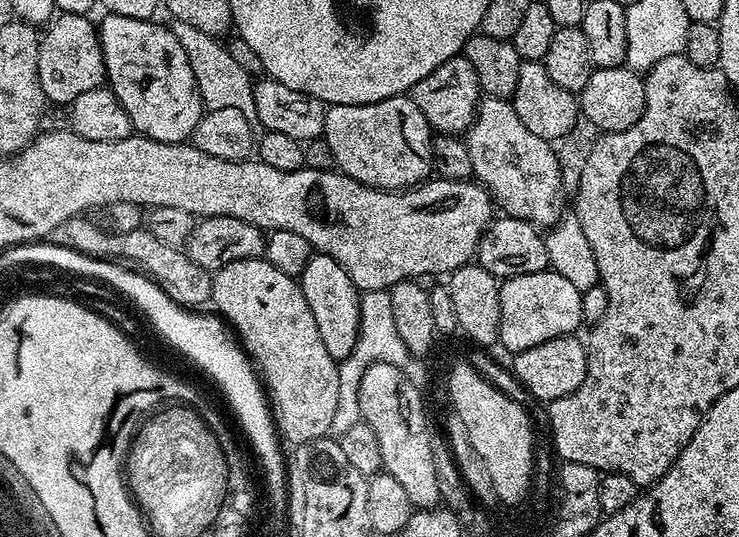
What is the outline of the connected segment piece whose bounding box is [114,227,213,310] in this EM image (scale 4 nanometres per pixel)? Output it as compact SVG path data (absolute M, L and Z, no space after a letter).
M143 227L135 228L134 231L124 235L117 235L114 257L121 261L129 260L124 262L154 281L175 304L182 308L196 310L201 307L199 304L207 305L211 301L213 273L190 262L187 251L158 242L158 238L154 238L154 234L150 234Z

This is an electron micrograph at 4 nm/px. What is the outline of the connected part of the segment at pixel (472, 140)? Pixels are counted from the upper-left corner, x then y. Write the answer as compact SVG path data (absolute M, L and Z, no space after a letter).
M484 96L476 106L476 116L468 127L466 143L470 150L473 177L487 188L503 215L525 220L541 230L551 228L565 215L564 172L560 169L560 160L556 157L555 150L552 149L555 147L549 141L538 138L538 134L532 133L518 119L512 103L493 96Z

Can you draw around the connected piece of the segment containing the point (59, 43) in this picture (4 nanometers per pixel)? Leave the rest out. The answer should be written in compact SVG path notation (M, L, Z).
M60 14L43 29L38 50L38 82L42 82L45 101L49 105L64 104L71 106L80 94L88 90L94 90L105 83L104 59L100 49L100 38L95 23L91 24L88 16L78 14Z

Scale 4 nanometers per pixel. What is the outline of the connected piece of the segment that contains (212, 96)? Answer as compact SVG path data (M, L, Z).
M172 20L168 26L175 38L186 50L190 60L190 68L198 82L199 96L203 100L205 111L213 112L218 109L233 107L241 110L245 116L257 116L254 105L254 84L247 70L220 44L217 37L212 37L202 30L197 30L189 23Z

